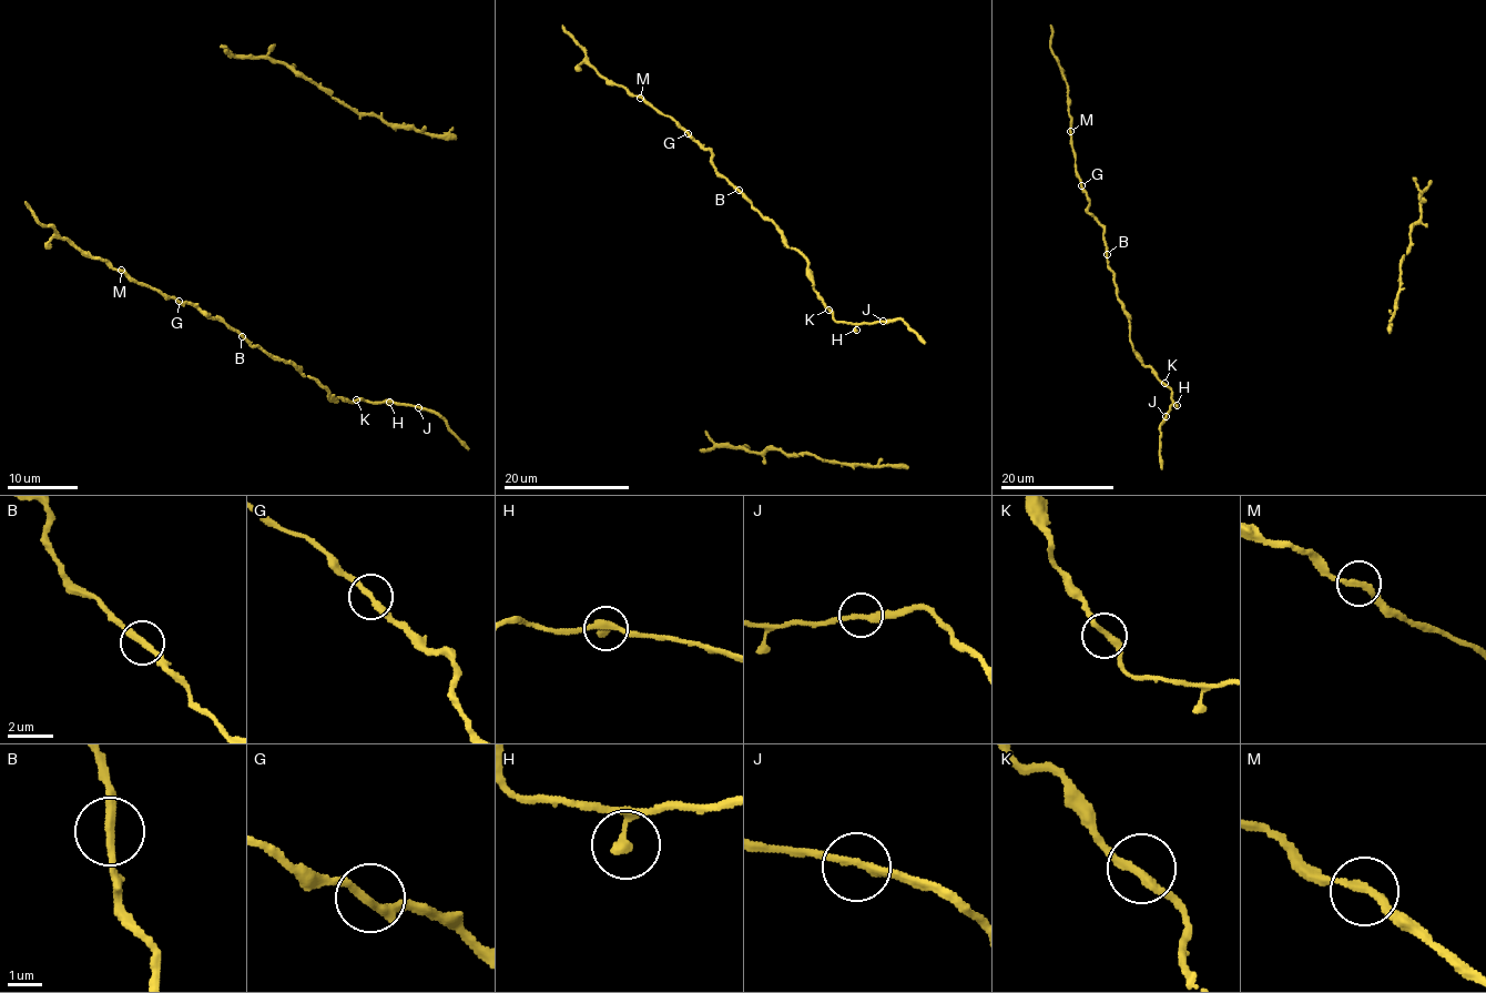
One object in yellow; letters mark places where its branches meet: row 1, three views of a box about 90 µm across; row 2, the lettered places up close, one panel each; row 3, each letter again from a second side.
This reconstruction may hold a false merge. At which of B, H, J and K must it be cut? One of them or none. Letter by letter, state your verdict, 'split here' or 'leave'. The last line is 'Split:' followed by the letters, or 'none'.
B: leave
H: leave
J: leave
K: leave
Split: none

